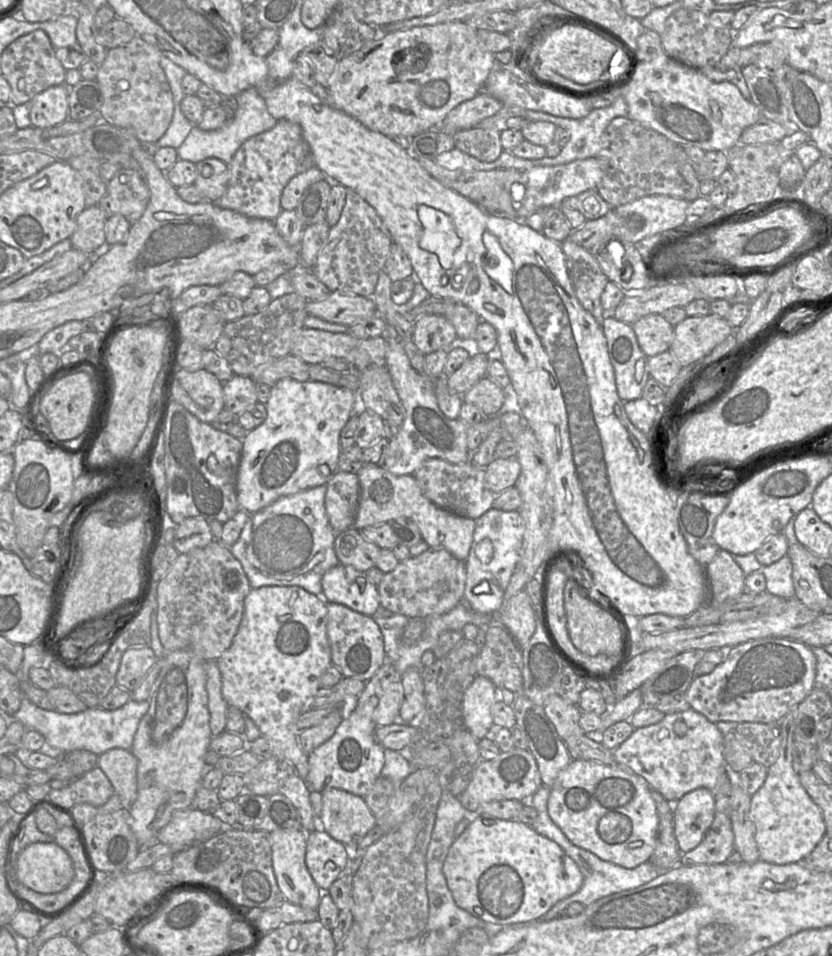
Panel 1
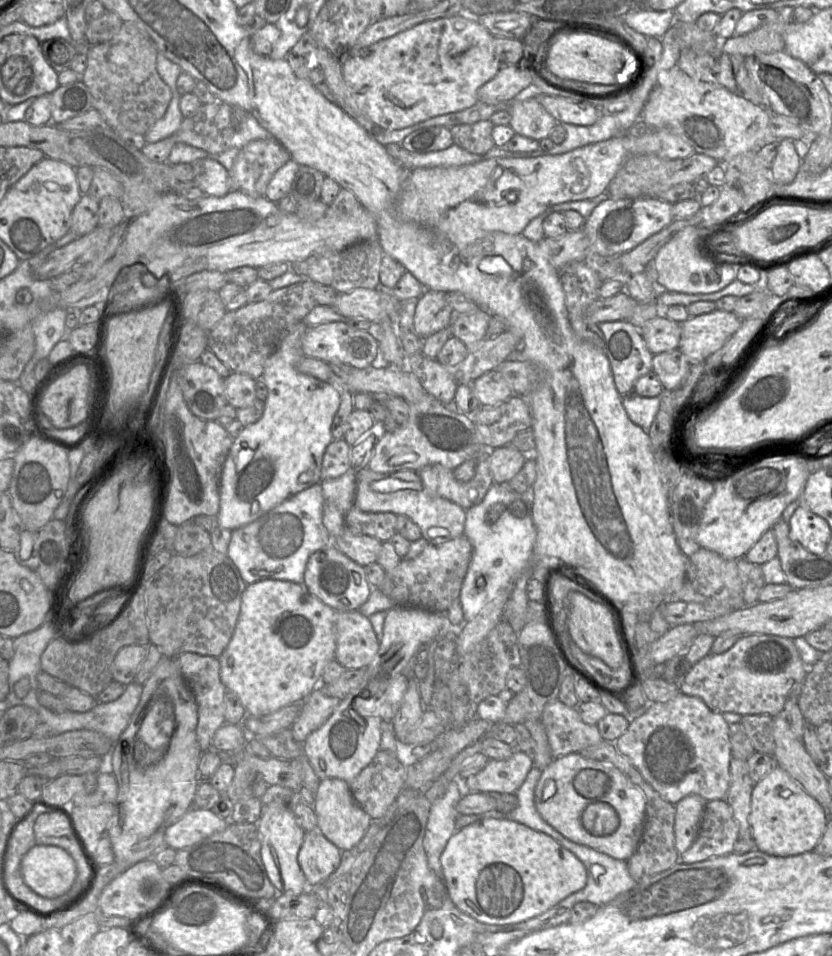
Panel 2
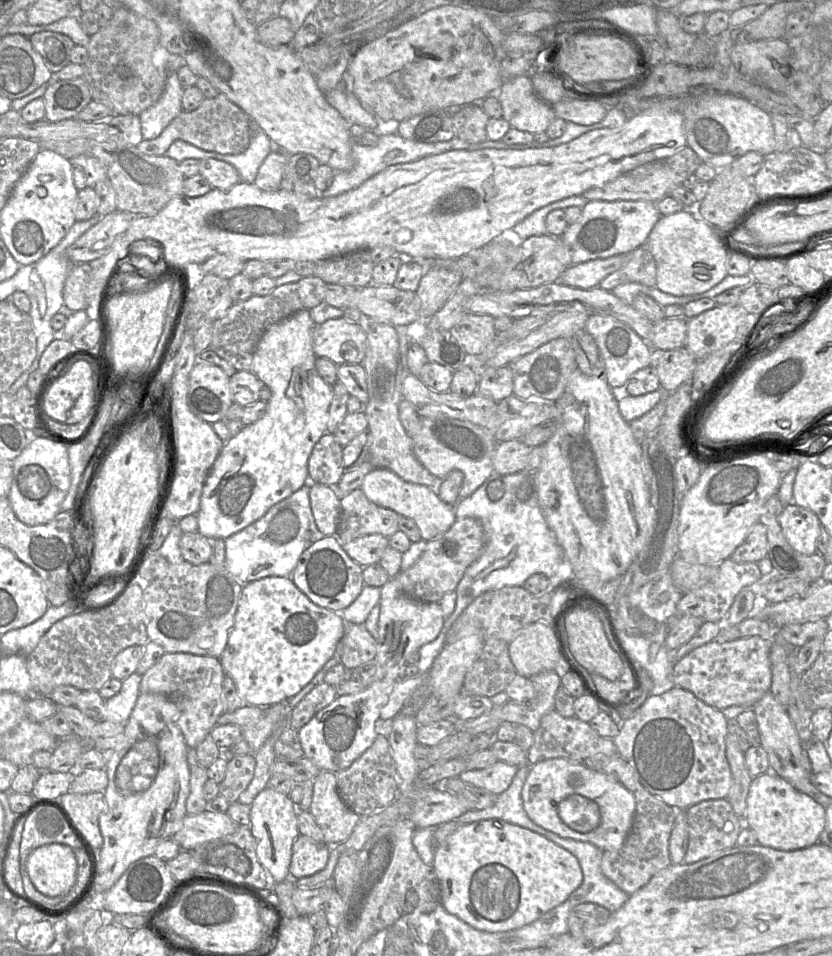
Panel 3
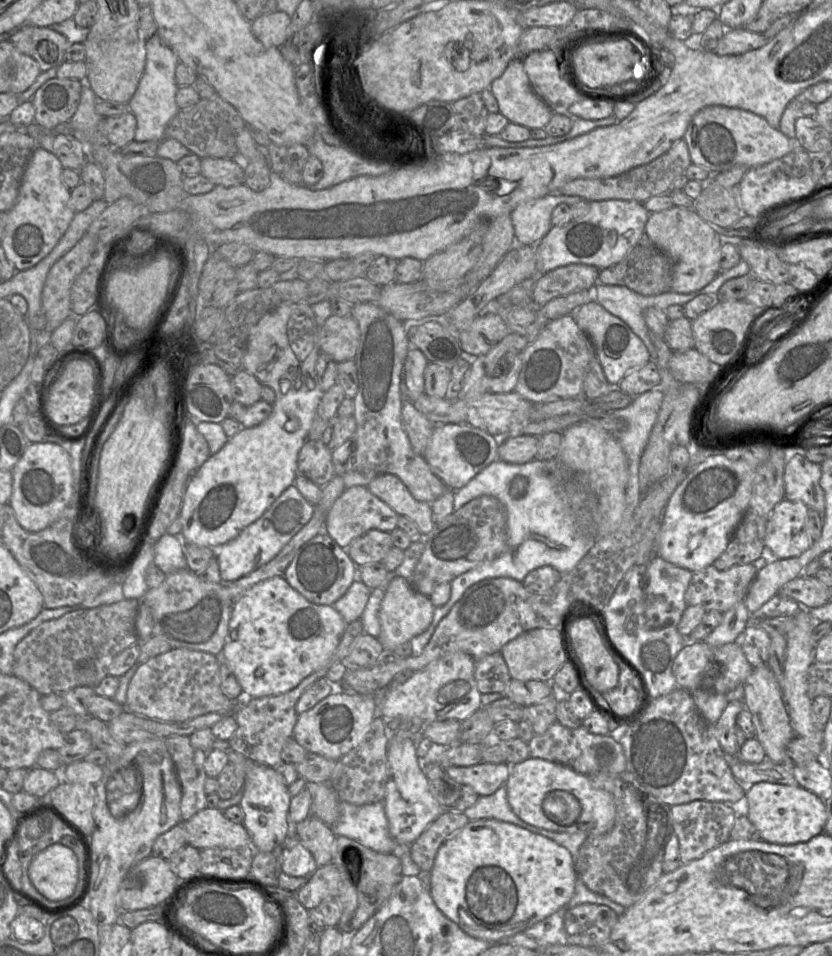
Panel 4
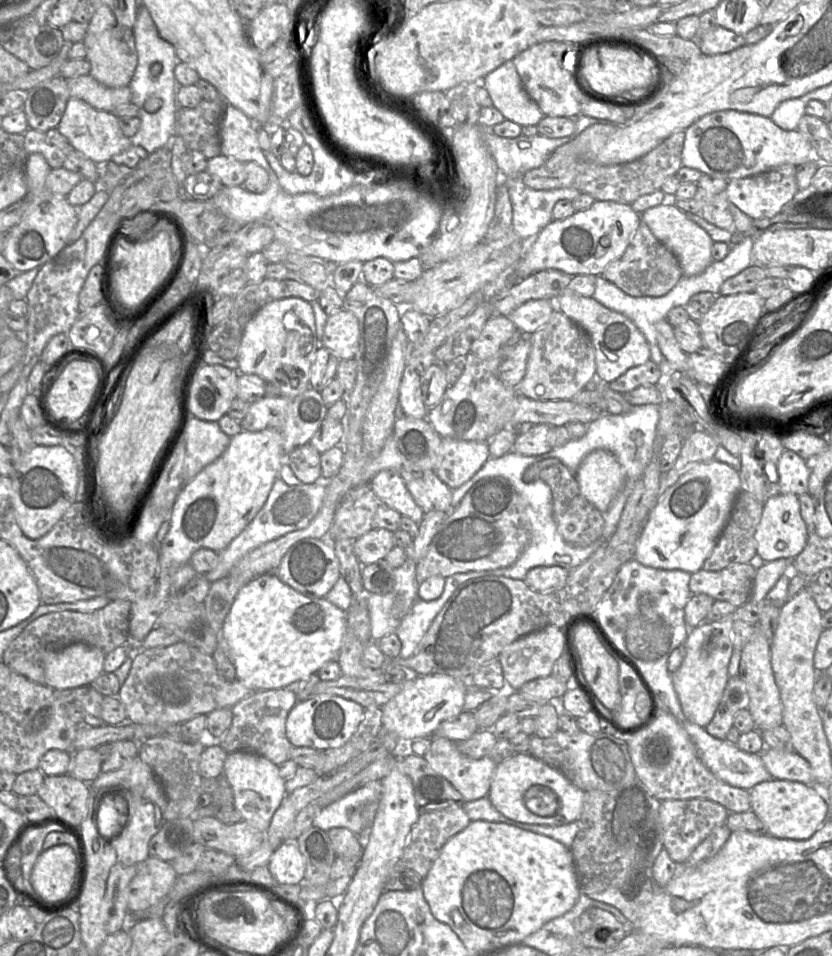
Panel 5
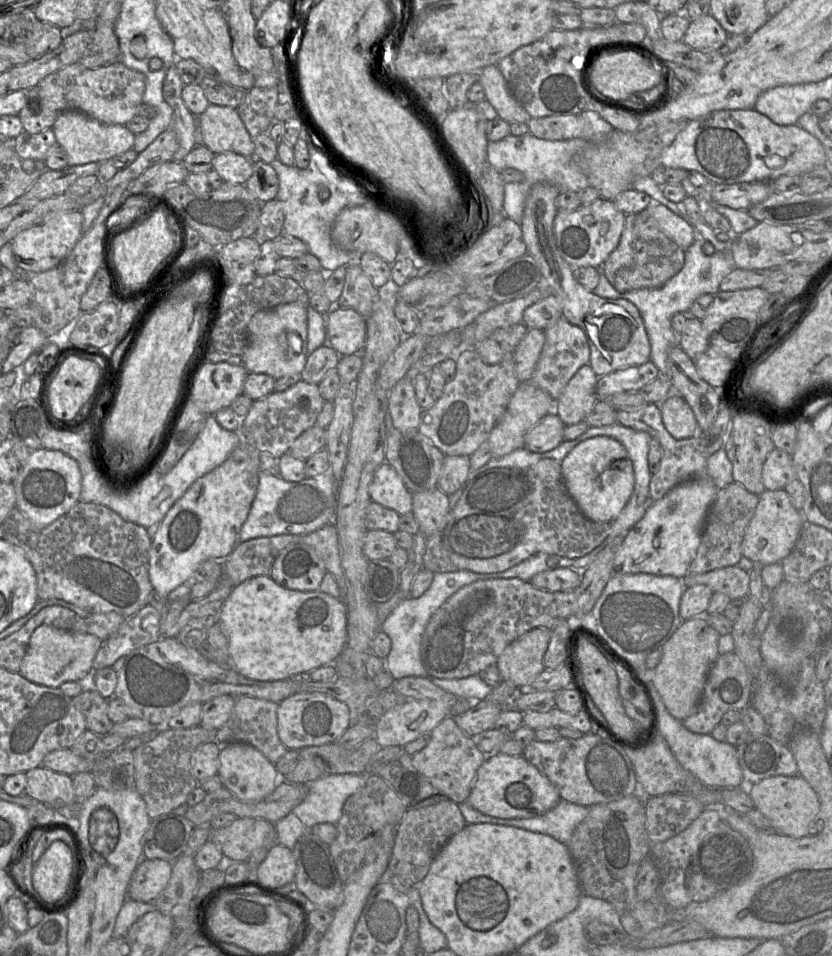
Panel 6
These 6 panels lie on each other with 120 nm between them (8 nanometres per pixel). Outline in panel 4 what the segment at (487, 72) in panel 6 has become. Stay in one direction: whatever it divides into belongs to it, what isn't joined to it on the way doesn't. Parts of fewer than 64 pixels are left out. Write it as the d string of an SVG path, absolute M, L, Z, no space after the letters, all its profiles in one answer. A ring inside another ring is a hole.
M522 58L512 60L489 89L495 96L499 112L509 122L529 129L544 128L553 111L532 89Z

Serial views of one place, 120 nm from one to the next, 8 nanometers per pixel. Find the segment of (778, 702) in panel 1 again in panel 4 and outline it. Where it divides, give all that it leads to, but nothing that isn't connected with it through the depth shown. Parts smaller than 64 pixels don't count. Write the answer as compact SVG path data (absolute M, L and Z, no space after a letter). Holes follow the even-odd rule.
M699 641L682 648L673 662L672 669L680 688L688 691L709 689L717 693L727 694L737 686L744 685L754 668L736 642L712 647L704 641Z

